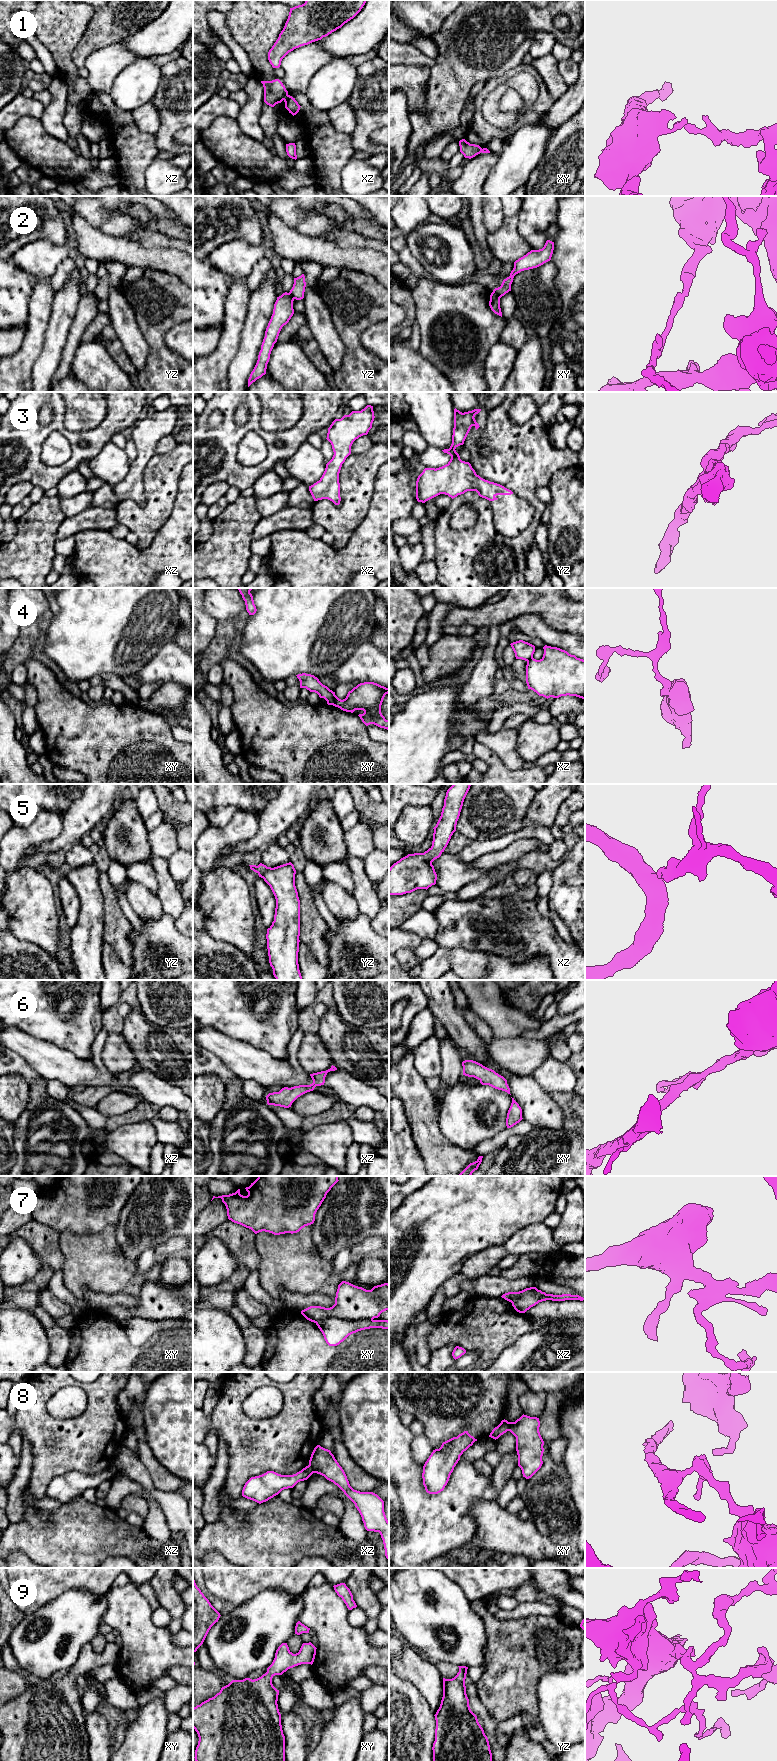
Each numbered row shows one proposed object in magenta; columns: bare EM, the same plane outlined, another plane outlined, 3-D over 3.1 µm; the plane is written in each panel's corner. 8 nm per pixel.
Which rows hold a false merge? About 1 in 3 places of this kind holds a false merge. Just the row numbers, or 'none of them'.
1, 2, 4, 7, 8

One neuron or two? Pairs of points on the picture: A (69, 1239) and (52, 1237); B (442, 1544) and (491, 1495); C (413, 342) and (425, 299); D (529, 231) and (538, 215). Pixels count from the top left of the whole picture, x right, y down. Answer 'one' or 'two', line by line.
A: two
B: two
C: two
D: one

